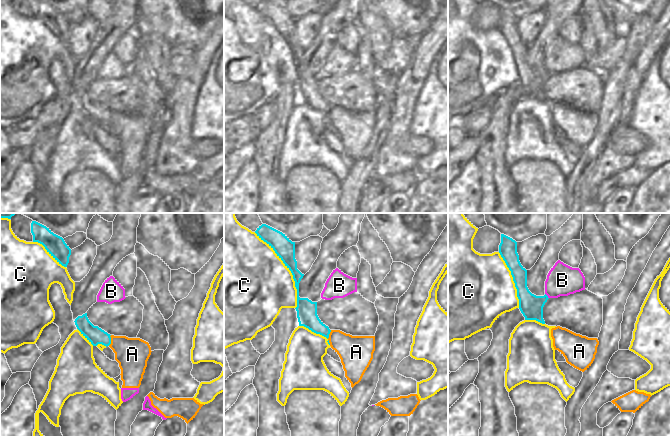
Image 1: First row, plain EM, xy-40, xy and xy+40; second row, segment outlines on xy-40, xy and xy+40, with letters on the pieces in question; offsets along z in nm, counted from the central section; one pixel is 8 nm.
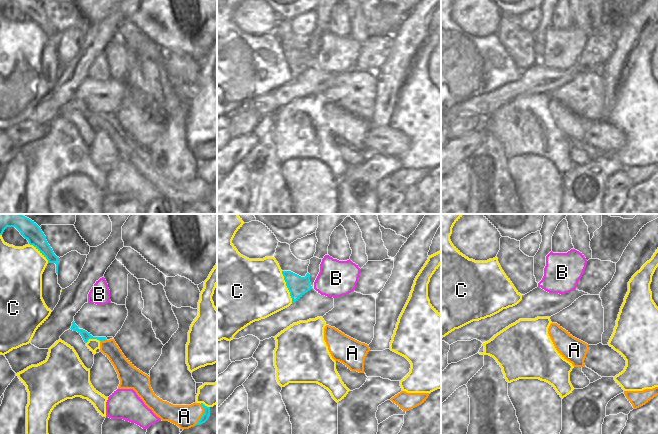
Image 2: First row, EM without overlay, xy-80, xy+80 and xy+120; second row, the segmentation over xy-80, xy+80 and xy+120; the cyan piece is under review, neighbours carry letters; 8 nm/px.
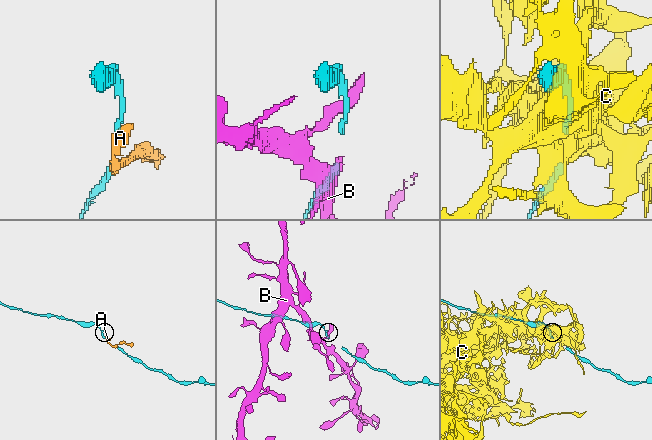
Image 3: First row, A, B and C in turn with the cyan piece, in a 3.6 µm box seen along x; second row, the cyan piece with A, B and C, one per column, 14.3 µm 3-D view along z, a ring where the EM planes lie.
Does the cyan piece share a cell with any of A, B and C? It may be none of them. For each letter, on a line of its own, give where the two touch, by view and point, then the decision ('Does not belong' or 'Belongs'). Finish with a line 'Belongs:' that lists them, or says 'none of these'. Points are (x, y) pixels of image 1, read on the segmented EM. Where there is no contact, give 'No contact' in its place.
A: Touches cyan at xy (328, 337). Does not belong
B: Touches cyan at xy+40 (547, 296). Does not belong
C: Touches cyan at xy (289, 269). Does not belong
Belongs: none of these.

